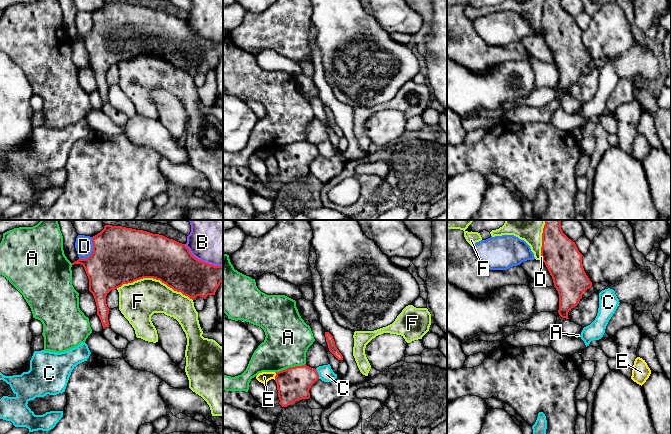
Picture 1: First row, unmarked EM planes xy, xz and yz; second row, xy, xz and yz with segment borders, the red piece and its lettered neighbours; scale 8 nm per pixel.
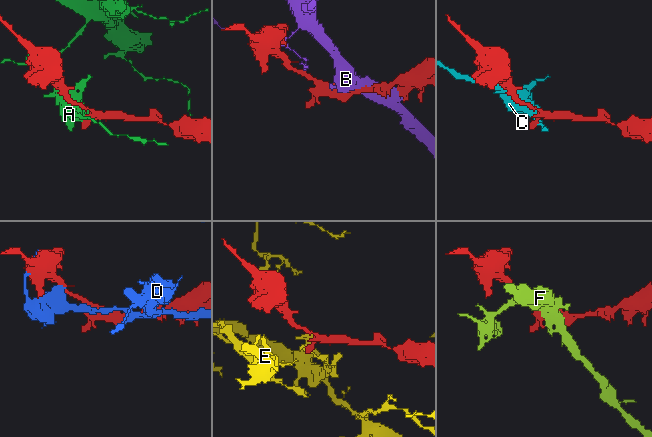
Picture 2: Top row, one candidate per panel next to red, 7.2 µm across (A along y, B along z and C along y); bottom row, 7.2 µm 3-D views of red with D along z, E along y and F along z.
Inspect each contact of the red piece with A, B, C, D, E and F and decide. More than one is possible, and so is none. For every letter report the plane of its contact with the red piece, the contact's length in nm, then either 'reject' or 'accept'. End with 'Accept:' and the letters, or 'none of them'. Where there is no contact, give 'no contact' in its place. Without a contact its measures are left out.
A: xz | 260 nm | reject
B: xy | 360 nm | reject
C: xz | 90 nm | reject
D: xy | 200 nm | reject
E: xz | 60 nm | reject
F: xy | 600 nm | reject
Accept: none of them

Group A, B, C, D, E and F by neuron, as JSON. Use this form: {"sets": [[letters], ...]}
{"sets": [["A"], ["B"], ["C"], ["D"], ["E"], ["F"]]}

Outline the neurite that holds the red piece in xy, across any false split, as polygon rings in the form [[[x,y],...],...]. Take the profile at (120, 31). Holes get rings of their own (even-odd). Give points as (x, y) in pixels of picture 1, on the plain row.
[[[105,1],[100,9],[92,13],[92,18],[91,31],[86,35],[79,34],[71,40],[81,40],[84,43],[89,55],[89,67],[94,72],[97,91],[103,102],[102,111],[117,125],[125,125],[129,117],[109,103],[110,85],[106,80],[106,72],[111,66],[143,54],[153,54],[194,76],[197,72],[206,75],[208,71],[215,71],[223,57],[223,42],[214,42],[198,36],[185,20],[163,11]]]

